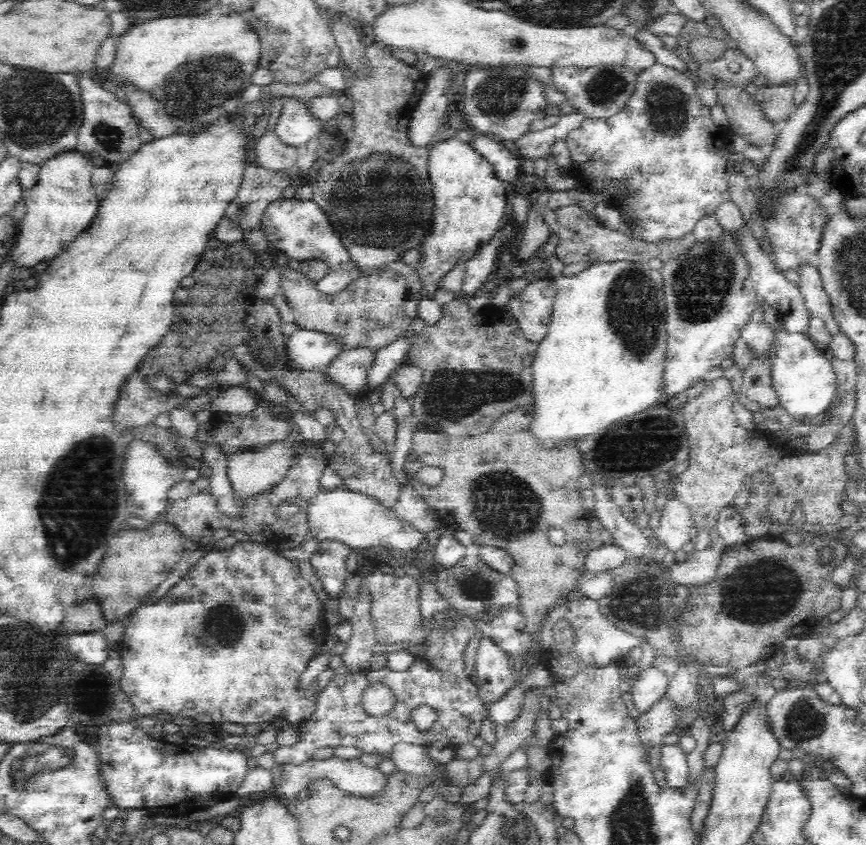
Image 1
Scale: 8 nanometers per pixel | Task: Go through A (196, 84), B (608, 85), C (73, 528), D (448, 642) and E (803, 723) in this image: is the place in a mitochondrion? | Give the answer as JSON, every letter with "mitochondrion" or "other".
{"A":"mitochondrion","B":"mitochondrion","C":"mitochondrion","D":"other","E":"mitochondrion"}

